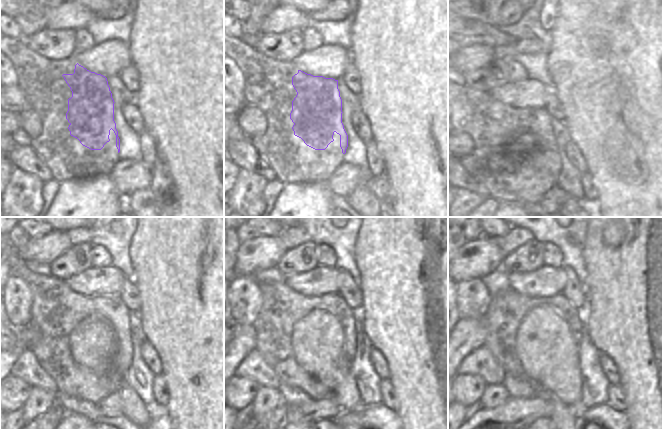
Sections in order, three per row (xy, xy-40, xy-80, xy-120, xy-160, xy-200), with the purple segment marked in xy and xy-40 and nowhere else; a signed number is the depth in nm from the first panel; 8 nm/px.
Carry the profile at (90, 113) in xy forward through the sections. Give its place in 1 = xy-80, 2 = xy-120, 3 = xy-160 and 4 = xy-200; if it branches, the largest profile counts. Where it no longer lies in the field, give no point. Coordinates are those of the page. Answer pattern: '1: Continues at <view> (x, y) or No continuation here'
1: Continues at xy-80 (552, 95)
2: Continues at xy-120 (111, 308)
3: Continues at xy-160 (333, 303)
4: Continues at xy-200 (524, 304).

